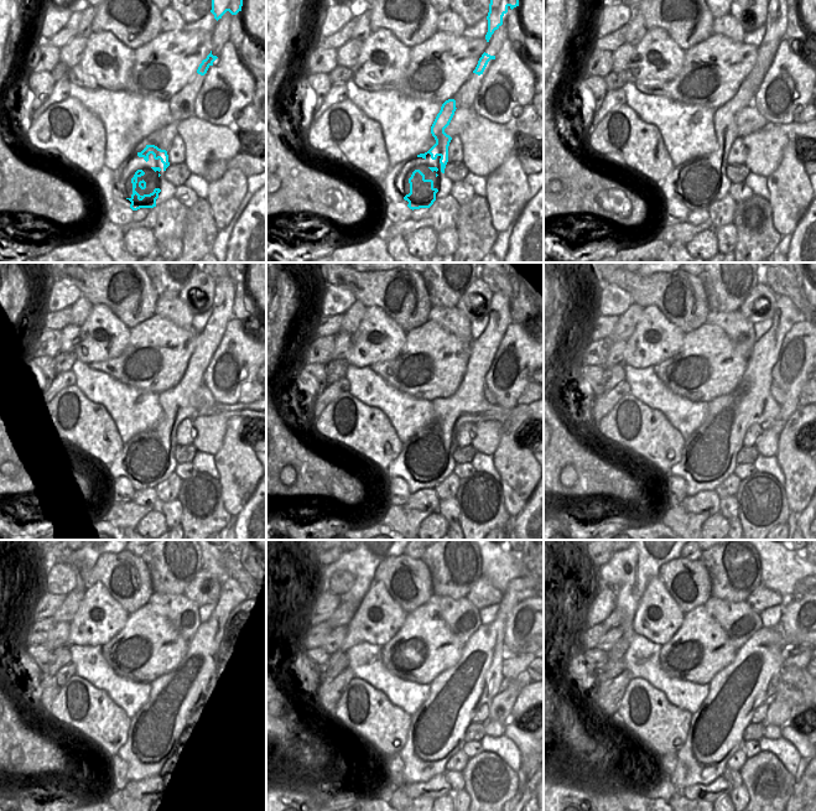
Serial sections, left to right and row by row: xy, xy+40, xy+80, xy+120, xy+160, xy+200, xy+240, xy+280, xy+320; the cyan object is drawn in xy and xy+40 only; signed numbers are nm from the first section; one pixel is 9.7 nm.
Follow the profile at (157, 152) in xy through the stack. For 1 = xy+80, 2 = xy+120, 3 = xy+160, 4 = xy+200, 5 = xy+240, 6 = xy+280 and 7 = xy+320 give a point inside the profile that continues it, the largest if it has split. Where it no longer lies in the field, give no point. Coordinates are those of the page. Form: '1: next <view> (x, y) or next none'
1: next xy+80 (724, 118)
2: next xy+120 (171, 401)
3: next xy+160 (422, 467)
4: next xy+200 (697, 474)
5: next xy+240 (144, 760)
6: next xy+280 (421, 762)
7: next xy+320 (696, 762)

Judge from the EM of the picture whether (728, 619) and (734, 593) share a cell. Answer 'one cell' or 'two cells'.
two cells

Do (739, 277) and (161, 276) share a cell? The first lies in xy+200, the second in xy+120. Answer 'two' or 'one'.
one

